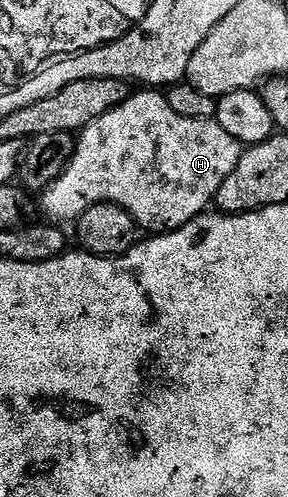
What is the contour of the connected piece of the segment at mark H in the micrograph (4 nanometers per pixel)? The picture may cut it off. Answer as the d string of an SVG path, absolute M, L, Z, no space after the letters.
M143 88L132 92L125 101L117 104L85 129L78 131L75 148L66 166L42 191L43 210L48 219L59 224L74 223L93 204L112 202L125 208L135 218L136 227L143 226L152 235L179 230L198 218L214 203L225 176L237 168L244 152L239 142L214 118L190 118L179 116L169 108L166 93L155 88Z

